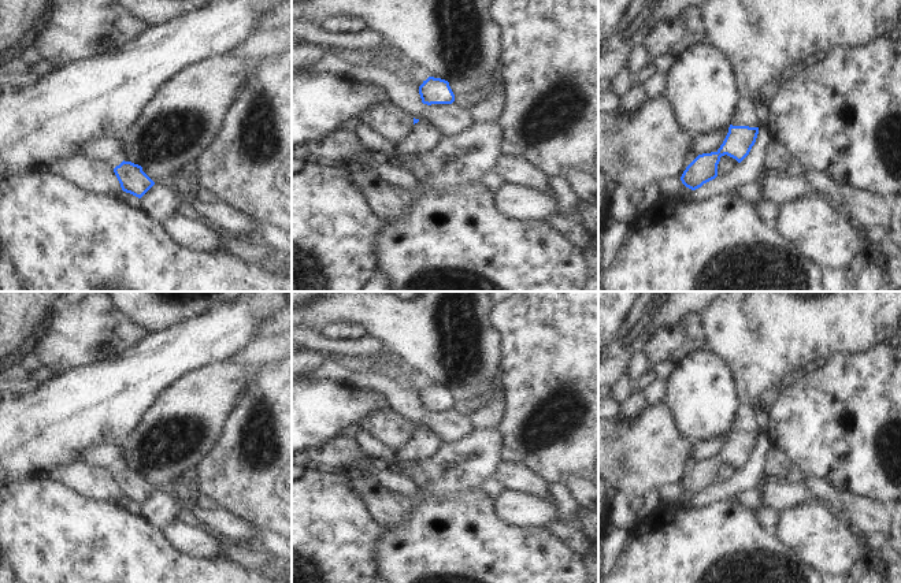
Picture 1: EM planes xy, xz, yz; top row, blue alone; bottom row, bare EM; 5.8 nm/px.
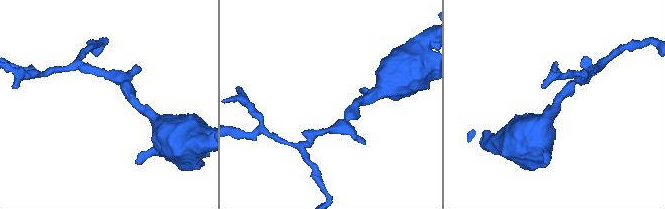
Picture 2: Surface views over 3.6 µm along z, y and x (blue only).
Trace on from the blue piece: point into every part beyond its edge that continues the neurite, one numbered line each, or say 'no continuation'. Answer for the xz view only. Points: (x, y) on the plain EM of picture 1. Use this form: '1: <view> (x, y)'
no continuation

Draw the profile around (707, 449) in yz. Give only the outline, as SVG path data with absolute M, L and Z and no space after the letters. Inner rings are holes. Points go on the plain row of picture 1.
M722 434L716 438L705 439L705 441L694 443L693 457L689 461L689 471L698 461L718 458L727 439L728 439L728 435Z

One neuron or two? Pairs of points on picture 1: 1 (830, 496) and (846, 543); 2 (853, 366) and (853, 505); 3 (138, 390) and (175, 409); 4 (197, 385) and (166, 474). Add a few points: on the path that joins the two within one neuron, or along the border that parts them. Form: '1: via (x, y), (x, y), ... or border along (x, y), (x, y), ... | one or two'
1: border along (822, 501), (863, 535) | two
2: border along (825, 481), (855, 496), (885, 504) | two
3: border along (178, 377), (159, 393), (136, 424) | two
4: via (197, 409), (208, 435), (191, 456) | one

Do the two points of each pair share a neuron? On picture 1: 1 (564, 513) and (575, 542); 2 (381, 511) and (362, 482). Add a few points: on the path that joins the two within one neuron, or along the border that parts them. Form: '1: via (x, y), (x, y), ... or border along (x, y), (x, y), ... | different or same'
1: border along (556, 519), (578, 523) | different
2: via (381, 504), (367, 489) | same

